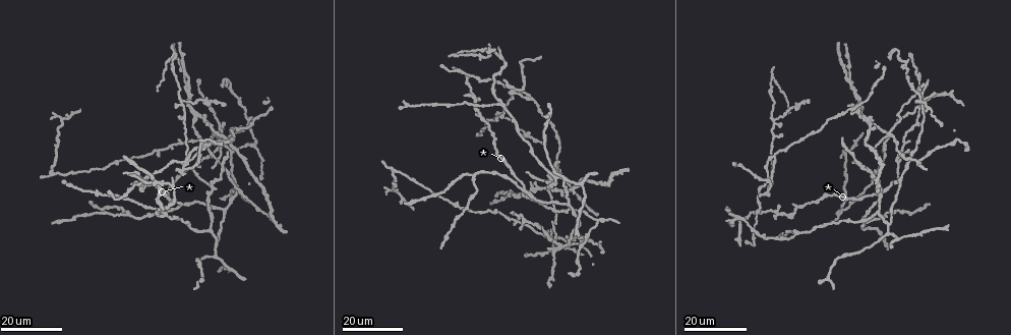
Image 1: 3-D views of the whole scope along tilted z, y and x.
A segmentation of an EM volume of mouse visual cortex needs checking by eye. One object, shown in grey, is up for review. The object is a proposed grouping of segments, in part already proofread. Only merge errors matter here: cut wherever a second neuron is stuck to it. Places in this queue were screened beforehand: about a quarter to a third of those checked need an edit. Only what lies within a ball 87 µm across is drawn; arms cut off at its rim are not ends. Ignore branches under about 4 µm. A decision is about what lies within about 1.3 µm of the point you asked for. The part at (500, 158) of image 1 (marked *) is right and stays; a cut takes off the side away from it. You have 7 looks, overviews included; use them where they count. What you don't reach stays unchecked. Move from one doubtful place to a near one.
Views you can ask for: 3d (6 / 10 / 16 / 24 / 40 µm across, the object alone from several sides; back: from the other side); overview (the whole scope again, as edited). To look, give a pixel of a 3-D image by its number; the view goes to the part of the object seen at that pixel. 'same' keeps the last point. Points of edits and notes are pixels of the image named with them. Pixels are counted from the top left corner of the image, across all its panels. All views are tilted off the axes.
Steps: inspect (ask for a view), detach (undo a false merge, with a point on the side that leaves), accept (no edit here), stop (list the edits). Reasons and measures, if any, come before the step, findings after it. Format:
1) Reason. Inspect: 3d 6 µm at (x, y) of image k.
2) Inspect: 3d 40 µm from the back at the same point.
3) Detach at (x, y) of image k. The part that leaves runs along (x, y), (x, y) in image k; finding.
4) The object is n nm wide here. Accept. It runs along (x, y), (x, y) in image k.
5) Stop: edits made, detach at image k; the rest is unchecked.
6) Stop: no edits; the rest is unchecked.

A fork. Inspect: 3d 16 µm at (179, 100) of image 1.

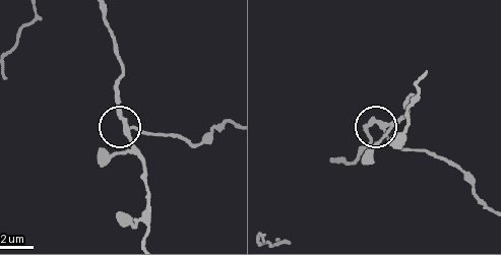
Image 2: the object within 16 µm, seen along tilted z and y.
Inspect: 3d 6 µm at (384, 127) of image 2.

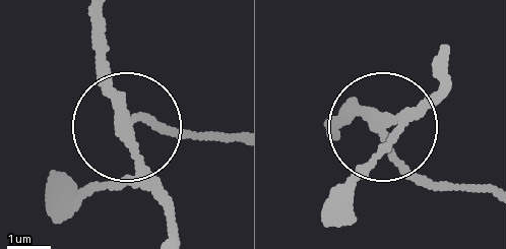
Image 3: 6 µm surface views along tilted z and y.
Accept. It runs along (176, 237), (166, 190), (129, 131), (146, 123), (226, 138) in image 3; all the same neuron.

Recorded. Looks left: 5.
A fork. Inspect: 3d 16 µm at (531, 97) of image 1.

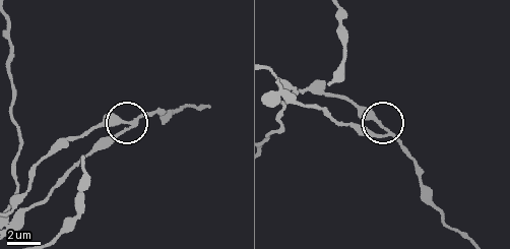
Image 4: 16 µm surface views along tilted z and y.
Inspect: 3d 6 µm at (130, 126) of image 4.

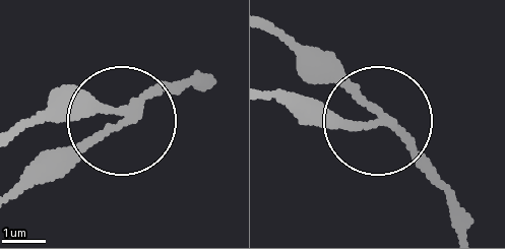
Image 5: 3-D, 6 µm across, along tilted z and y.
The object is 150 nm wide here. Accept. It runs along (275, 32), (396, 130), (451, 203) in image 5; continuous, no second neuron.

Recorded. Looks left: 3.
Three-way junction. Inspect: 3d 24 µm at (923, 112) of image 1.

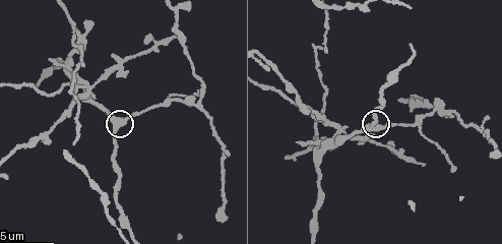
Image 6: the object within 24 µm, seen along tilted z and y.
Zoom in. Inspect: 3d 6 µm at (117, 117) of image 6.

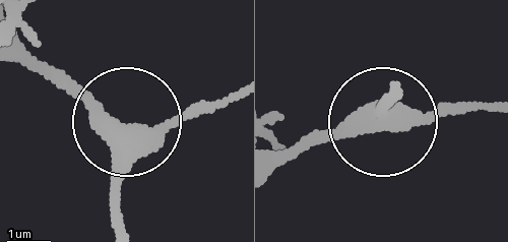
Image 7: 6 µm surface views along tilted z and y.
The side arm is 41 µm long. Accept. It runs along (120, 228), (124, 132), (229, 97) in image 7; one neuron here.

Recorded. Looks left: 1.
Stop: no edits; the rest is unchecked.

